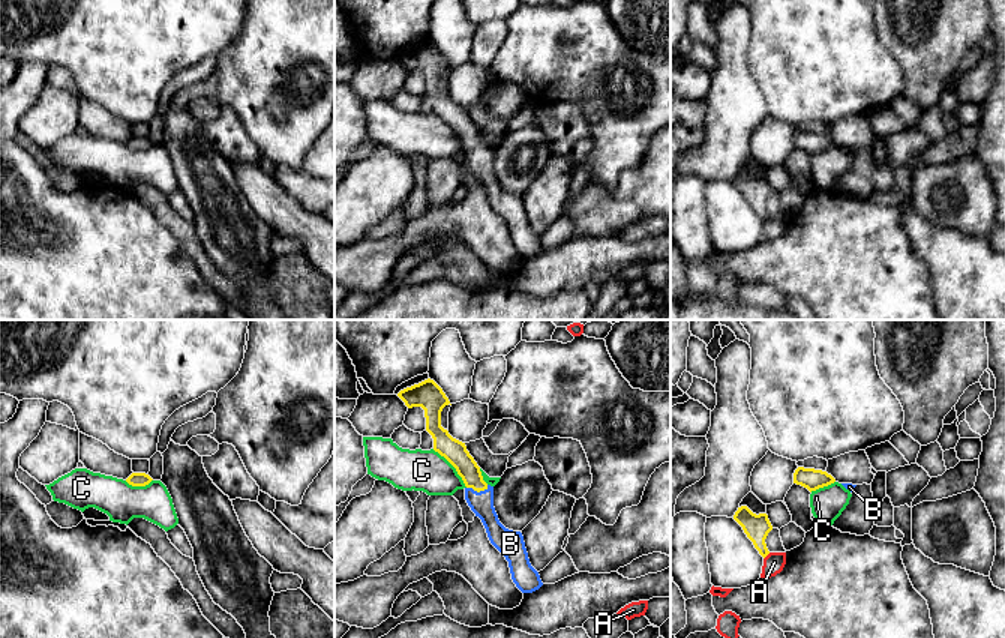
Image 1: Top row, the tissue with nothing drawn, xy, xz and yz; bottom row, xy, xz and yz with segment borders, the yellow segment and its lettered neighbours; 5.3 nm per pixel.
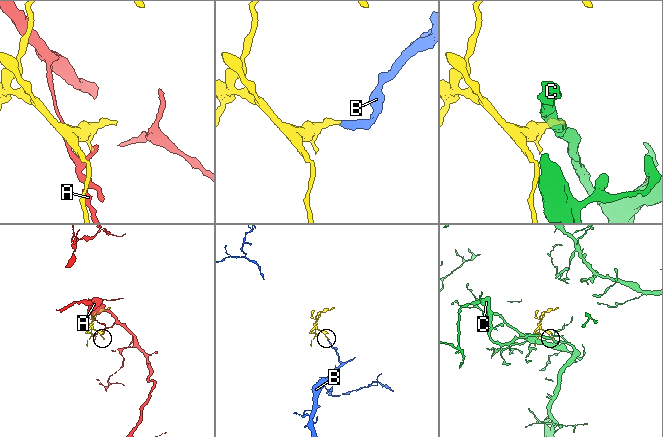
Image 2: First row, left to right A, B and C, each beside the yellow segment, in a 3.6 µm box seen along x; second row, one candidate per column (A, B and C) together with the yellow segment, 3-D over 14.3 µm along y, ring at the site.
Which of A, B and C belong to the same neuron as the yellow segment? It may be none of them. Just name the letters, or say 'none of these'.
B

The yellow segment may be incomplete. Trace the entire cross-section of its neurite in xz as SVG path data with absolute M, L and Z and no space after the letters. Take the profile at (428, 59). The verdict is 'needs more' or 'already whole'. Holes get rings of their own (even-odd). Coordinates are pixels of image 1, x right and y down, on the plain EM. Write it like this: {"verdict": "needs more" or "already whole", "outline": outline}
{"verdict": "needs more", "outline": "M430 42L406 51L398 57L408 72L422 71L426 95L434 102L434 114L444 120L465 147L465 164L486 192L490 207L508 225L512 243L522 257L538 254L543 246L531 230L520 195L506 192L494 171L494 150L483 144L480 131L466 114L465 107L453 102L441 90L441 75L450 68L442 53Z"}

